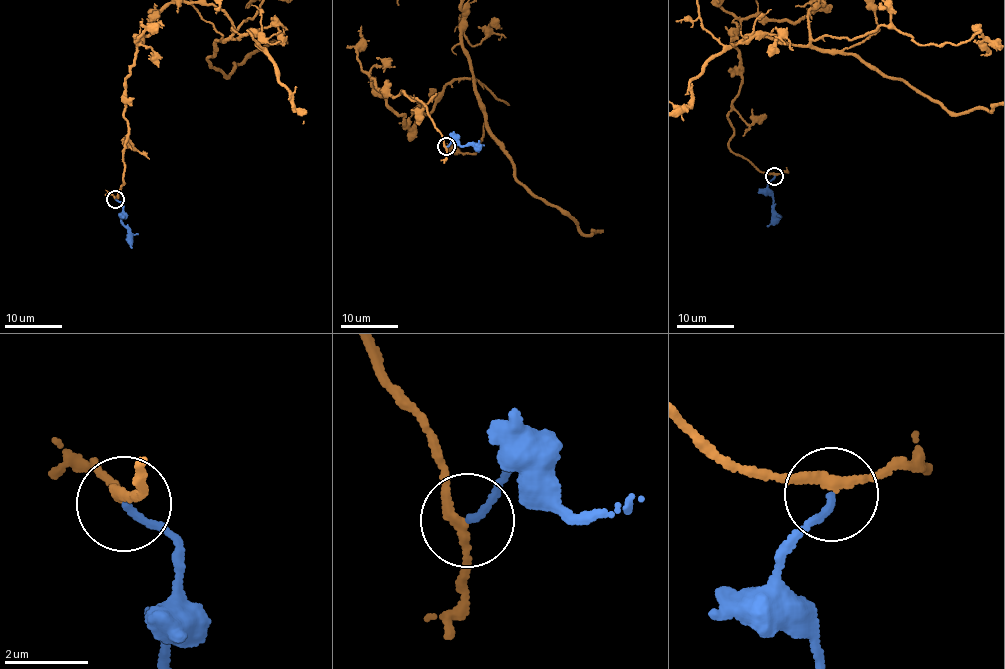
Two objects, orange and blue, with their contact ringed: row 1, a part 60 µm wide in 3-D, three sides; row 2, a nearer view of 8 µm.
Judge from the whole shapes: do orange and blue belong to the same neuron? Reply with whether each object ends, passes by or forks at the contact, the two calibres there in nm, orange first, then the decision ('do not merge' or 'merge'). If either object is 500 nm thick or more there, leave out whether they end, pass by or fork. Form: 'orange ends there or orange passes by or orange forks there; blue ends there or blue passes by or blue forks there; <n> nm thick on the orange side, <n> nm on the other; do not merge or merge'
orange passes by; blue ends there; 200 nm thick on the orange side, 160 nm on the other; merge

